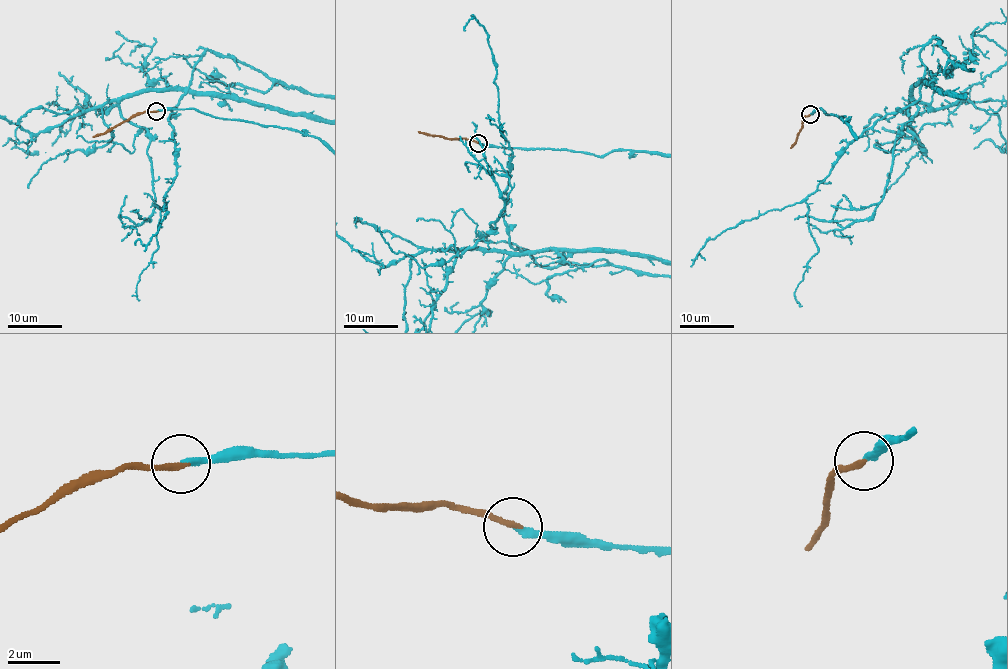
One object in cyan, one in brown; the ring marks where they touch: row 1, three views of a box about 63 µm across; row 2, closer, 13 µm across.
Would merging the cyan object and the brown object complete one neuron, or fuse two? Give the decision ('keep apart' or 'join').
join

